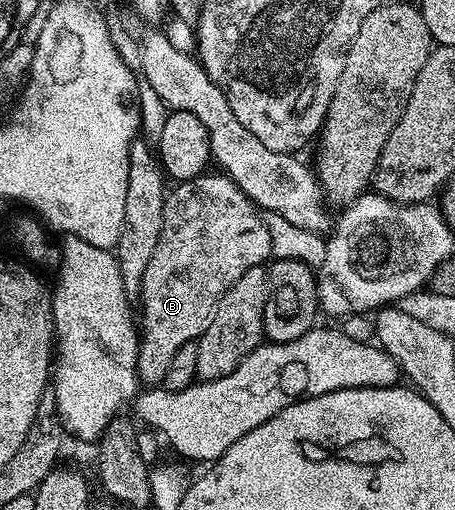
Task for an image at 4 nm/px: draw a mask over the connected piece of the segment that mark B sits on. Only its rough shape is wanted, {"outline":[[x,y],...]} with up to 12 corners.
{"outline":[[225,173],[175,184],[138,302],[163,384],[246,269],[264,215]]}

